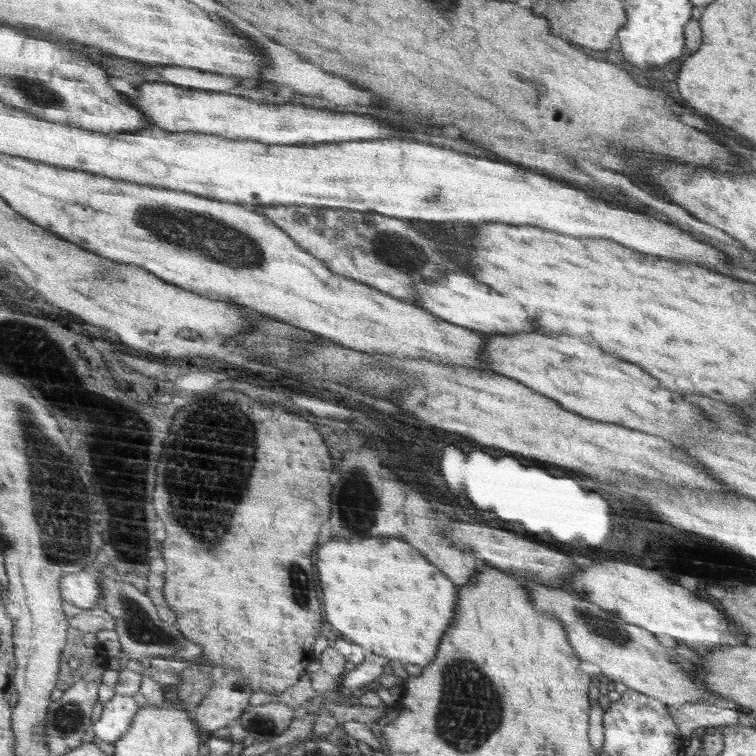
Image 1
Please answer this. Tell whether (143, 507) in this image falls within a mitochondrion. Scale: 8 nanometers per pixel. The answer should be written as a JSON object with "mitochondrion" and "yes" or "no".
{"mitochondrion":"yes"}

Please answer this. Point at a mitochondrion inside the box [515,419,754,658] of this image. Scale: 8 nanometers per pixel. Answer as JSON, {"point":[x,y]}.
{"point":[596,624]}

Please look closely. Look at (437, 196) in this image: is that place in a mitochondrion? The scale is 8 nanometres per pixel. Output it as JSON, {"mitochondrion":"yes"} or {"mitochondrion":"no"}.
{"mitochondrion":"yes"}

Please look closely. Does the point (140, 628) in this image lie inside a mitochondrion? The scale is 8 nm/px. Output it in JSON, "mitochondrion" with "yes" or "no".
{"mitochondrion":"yes"}

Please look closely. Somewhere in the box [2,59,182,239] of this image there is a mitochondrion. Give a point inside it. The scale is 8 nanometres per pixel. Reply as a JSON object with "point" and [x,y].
{"point":[33,92]}

